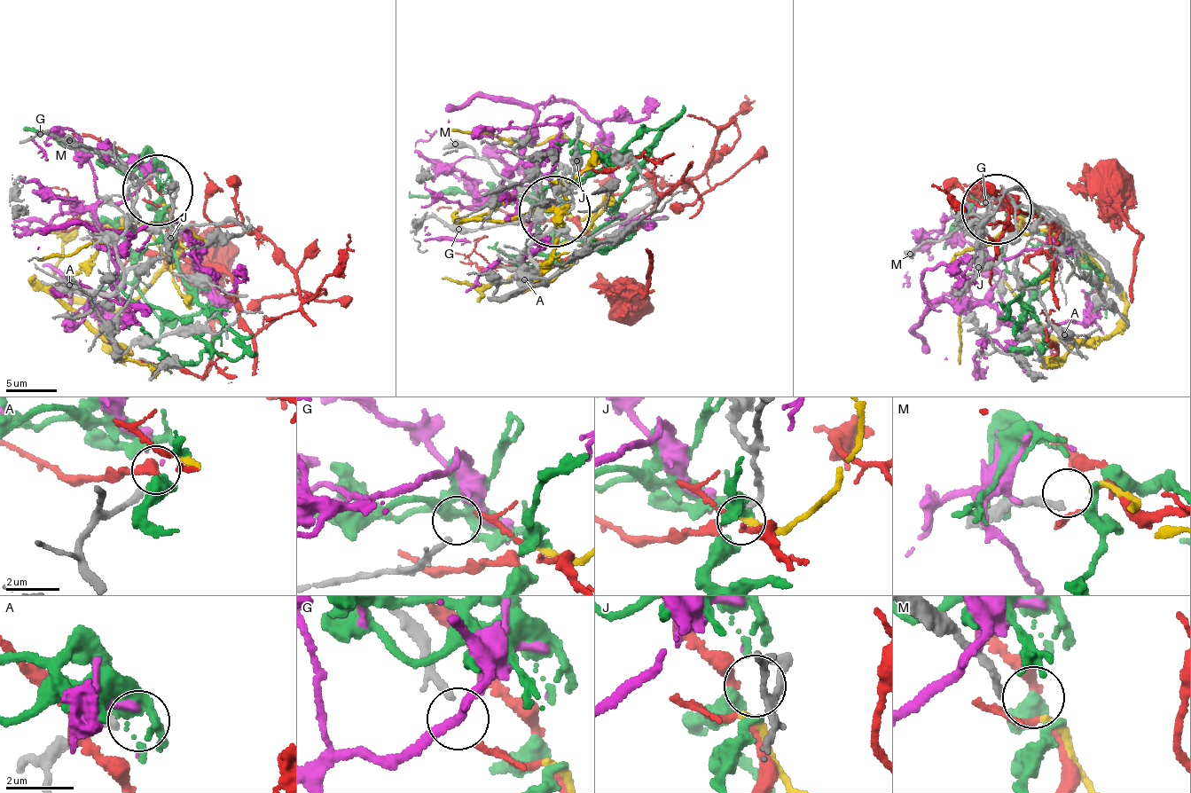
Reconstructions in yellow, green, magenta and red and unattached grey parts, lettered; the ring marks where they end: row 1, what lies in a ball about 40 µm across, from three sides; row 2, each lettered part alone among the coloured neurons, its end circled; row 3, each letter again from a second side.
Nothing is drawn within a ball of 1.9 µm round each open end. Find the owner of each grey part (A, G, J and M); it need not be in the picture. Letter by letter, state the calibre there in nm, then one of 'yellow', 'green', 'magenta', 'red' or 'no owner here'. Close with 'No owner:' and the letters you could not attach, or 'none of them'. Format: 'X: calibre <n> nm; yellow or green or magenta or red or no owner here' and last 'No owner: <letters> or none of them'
A: calibre 260 nm; no owner here
G: calibre 150 nm; no owner here
J: calibre 240 nm; no owner here
M: calibre 220 nm; yellow
No owner: A, G, J

